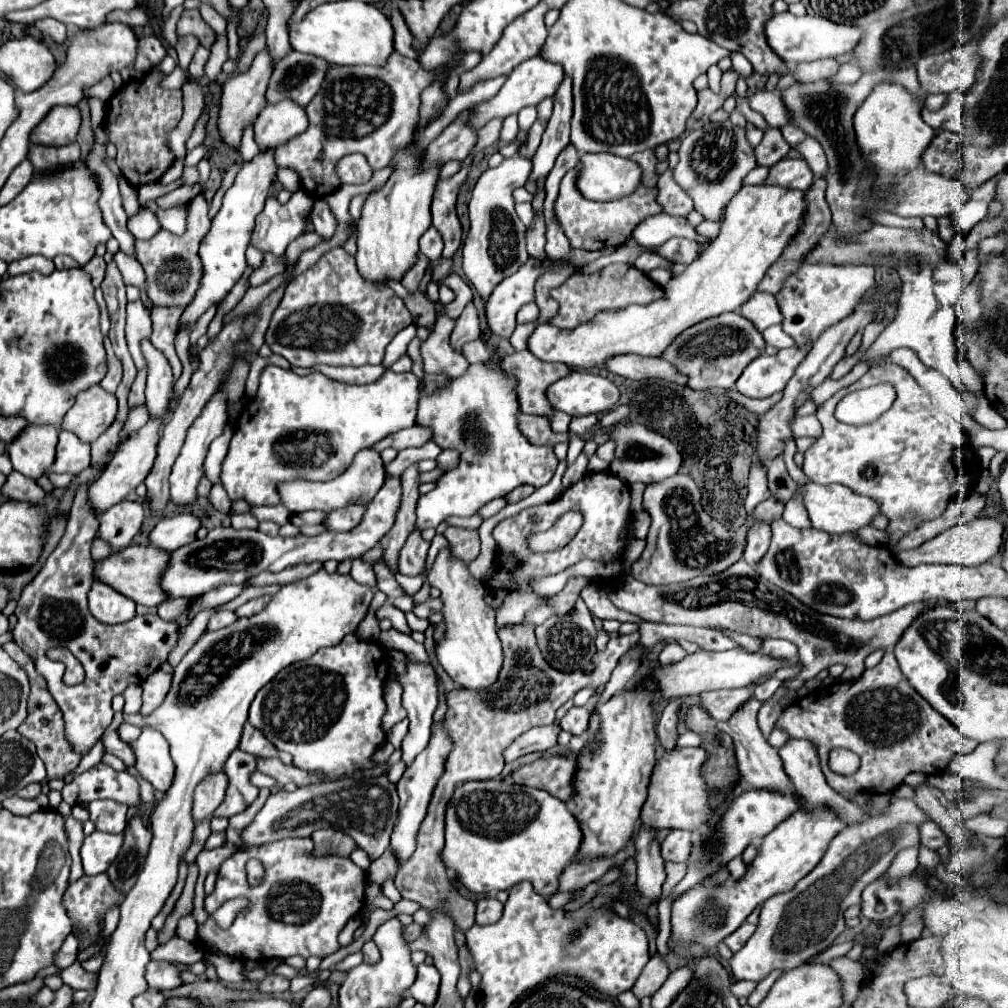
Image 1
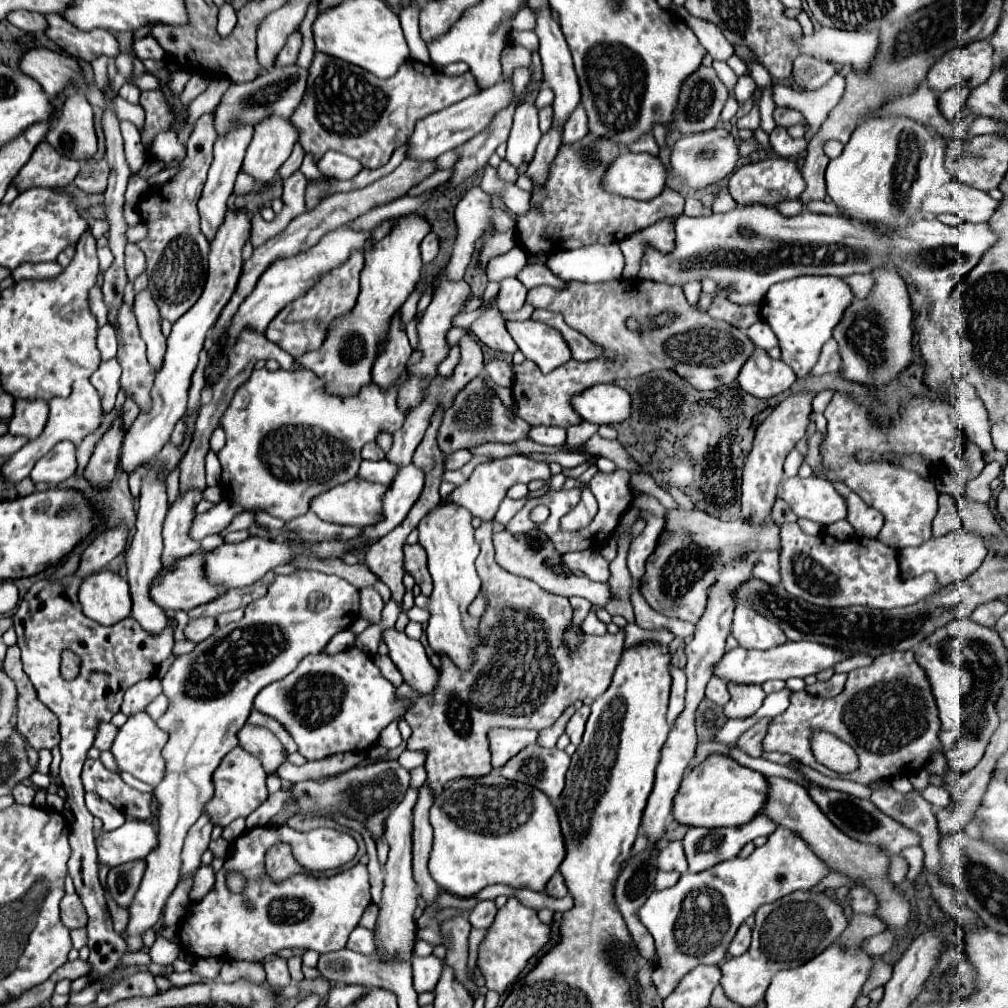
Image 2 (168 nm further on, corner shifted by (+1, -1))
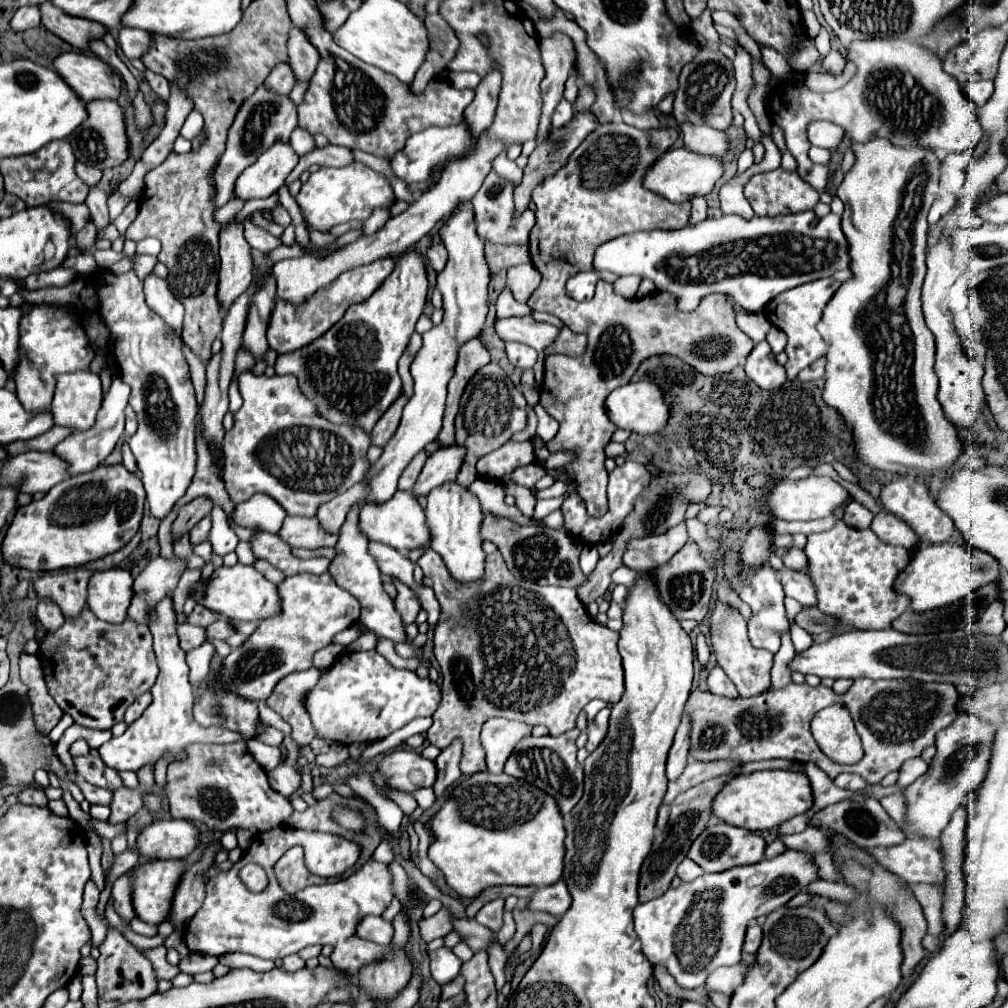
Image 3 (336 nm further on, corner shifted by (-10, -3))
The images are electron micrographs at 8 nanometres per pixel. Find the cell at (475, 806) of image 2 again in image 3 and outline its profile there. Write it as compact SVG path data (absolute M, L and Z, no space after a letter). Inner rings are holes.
M481 771L463 777L451 791L443 807L431 817L429 833L433 837L429 859L445 873L447 885L461 897L477 897L493 885L535 885L545 887L561 879L565 855L565 827L559 807L545 791L511 775L493 775Z

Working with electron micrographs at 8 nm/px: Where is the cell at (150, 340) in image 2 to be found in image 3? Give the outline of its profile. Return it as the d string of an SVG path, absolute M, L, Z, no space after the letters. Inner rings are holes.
M149 273L145 279L145 301L147 305L175 331L181 331L183 323L183 305L169 293L169 283L155 273Z

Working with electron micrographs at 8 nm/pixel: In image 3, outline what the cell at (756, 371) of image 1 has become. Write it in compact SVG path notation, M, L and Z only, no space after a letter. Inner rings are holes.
M761 341L753 347L745 363L745 373L761 389L777 389L787 381L785 369L777 365L767 341Z

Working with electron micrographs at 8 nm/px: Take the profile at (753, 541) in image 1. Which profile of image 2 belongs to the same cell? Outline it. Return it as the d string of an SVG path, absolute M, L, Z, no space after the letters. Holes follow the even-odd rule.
M762 551L758 553L758 559L754 563L752 575L756 579L762 579L770 585L780 583L780 573L778 573L778 551Z

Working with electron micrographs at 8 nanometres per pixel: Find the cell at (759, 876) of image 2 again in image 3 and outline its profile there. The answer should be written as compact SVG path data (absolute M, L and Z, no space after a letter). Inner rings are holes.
M787 849L775 859L759 861L755 865L733 867L723 873L705 873L691 883L683 883L677 889L669 889L665 895L639 903L635 907L635 933L643 941L645 957L651 965L667 967L669 975L683 989L703 987L709 973L721 965L737 965L741 961L741 947L745 939L745 929L751 919L763 917L779 907L783 907L793 895L803 891L817 877L817 865L813 863L811 853L801 853Z

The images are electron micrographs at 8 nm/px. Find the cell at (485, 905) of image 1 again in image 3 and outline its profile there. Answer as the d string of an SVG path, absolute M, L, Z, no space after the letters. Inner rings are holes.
M495 899L495 901L489 901L485 903L477 917L475 917L481 925L489 927L491 931L499 931L501 925L503 925L503 899Z

